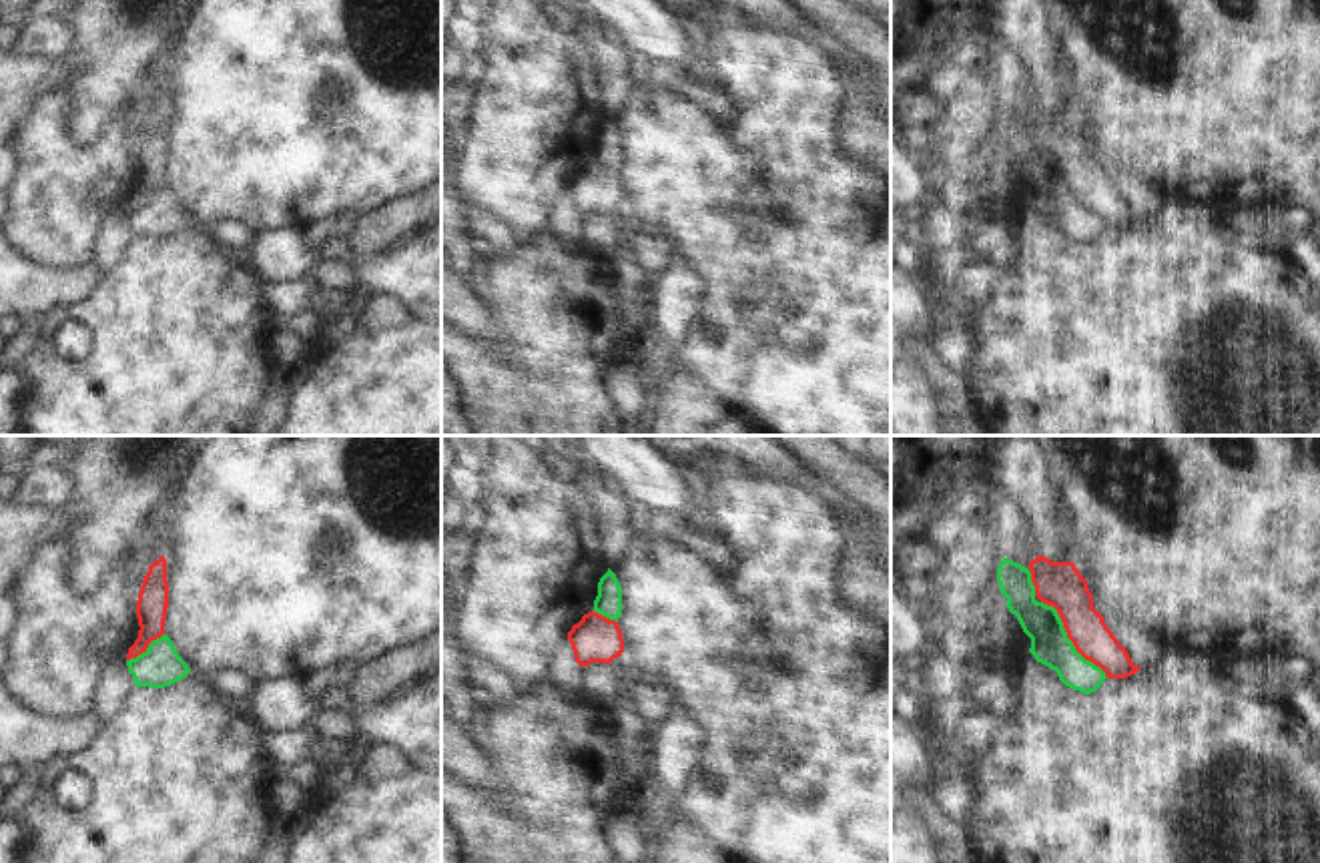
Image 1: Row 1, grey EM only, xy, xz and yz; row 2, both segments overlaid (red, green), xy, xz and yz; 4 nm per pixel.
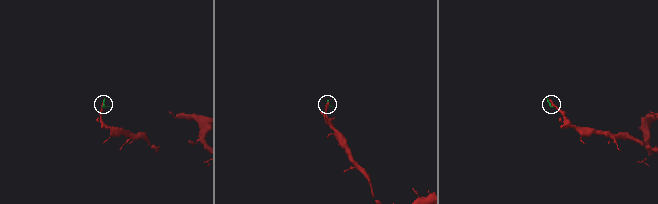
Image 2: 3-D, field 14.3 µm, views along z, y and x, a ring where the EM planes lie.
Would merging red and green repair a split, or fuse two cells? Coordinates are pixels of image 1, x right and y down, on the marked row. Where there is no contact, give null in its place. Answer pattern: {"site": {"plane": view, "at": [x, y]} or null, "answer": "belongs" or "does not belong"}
{"site": {"plane": "yz", "at": [1068, 637]}, "answer": "does not belong"}

